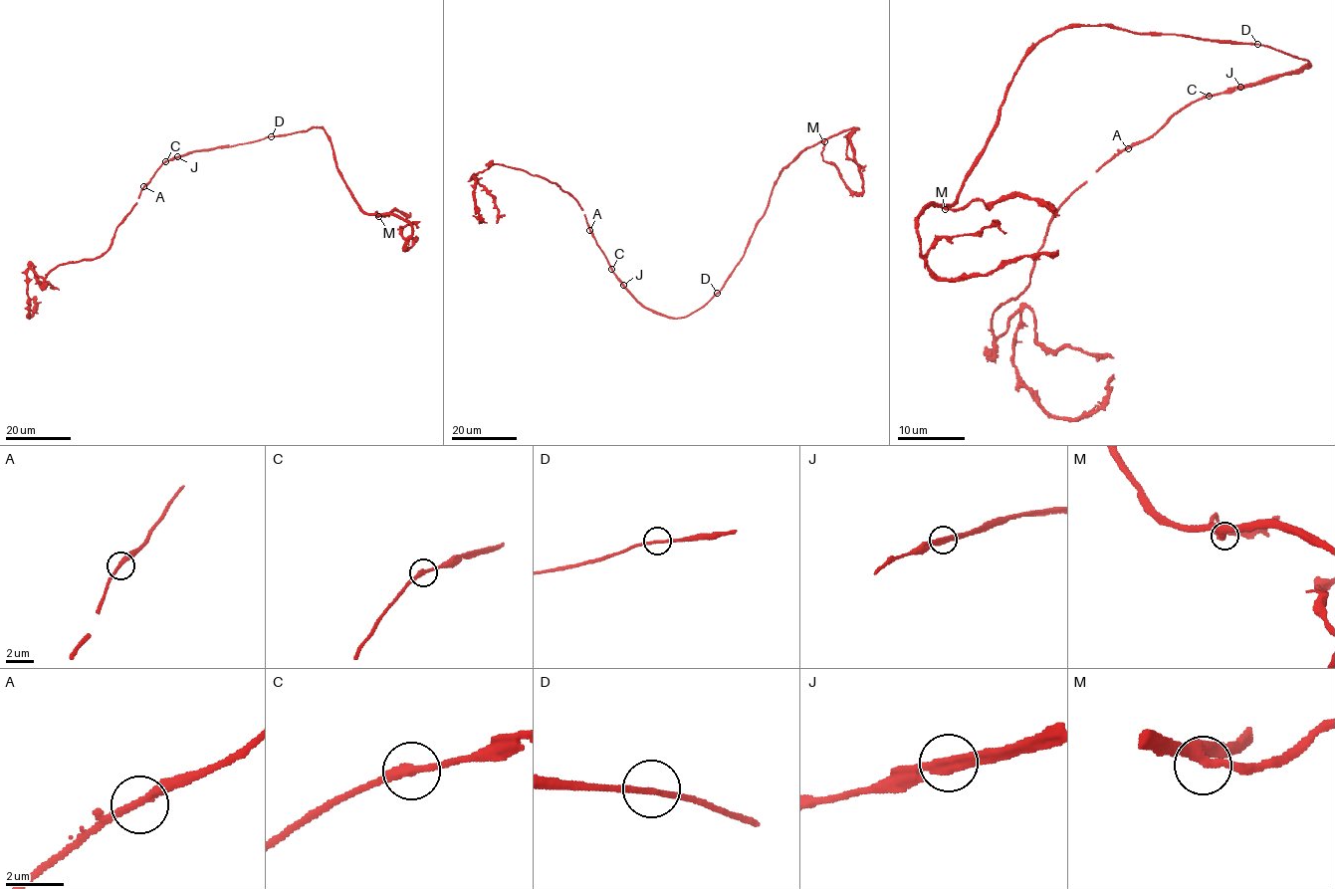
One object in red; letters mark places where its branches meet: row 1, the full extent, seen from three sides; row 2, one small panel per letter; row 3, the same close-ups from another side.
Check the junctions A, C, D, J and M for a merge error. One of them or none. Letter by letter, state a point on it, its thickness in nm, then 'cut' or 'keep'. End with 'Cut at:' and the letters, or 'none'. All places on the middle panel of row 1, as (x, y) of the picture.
A: (589, 230) | 280 nm | keep
C: (611, 269) | 320 nm | keep
D: (717, 293) | 200 nm | keep
J: (623, 285) | 320 nm | cut
M: (824, 141) | 360 nm | keep
Cut at: J

